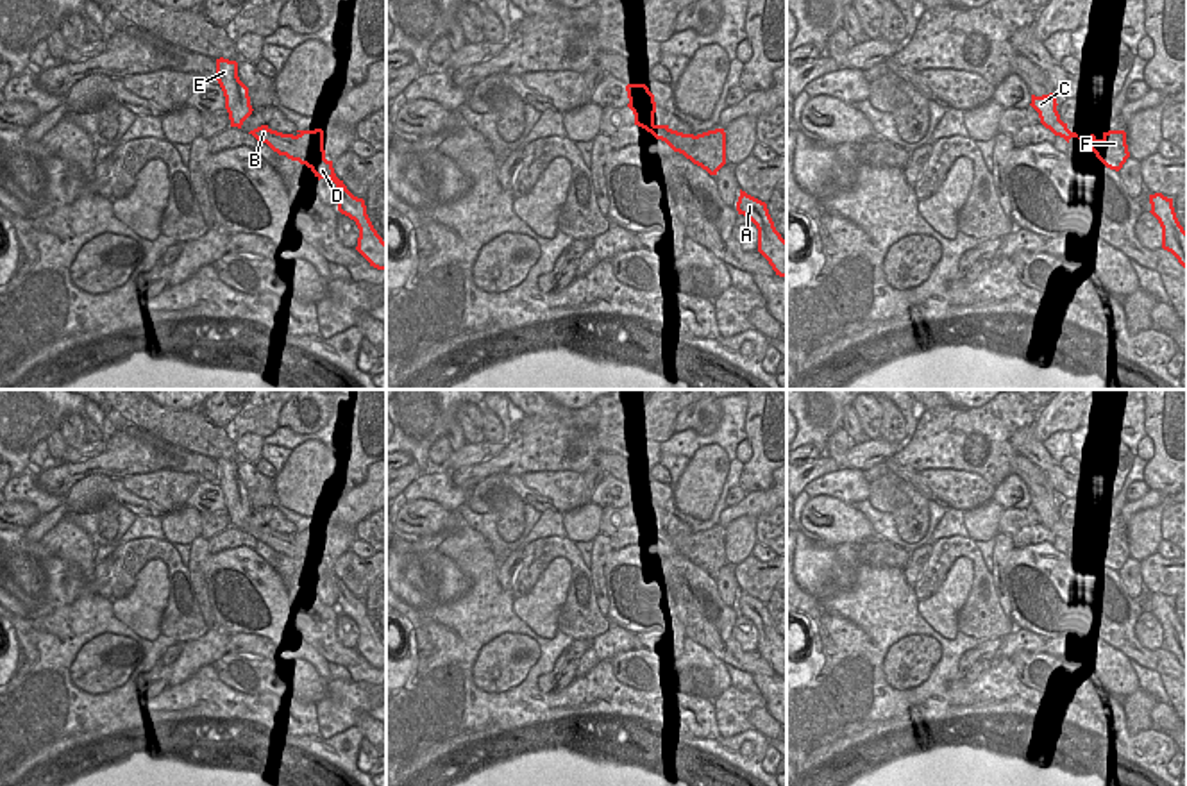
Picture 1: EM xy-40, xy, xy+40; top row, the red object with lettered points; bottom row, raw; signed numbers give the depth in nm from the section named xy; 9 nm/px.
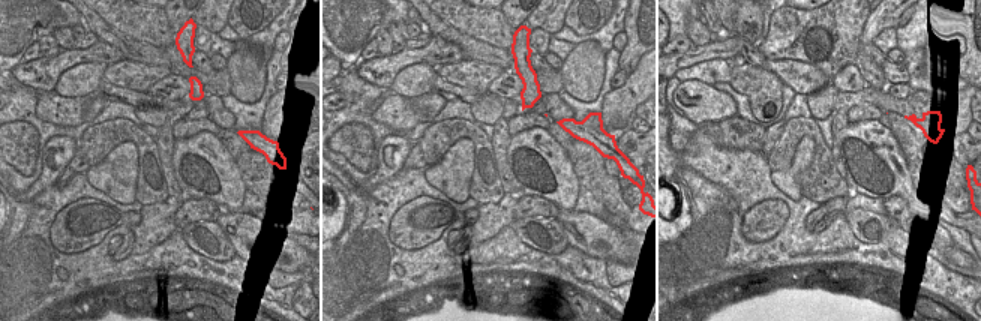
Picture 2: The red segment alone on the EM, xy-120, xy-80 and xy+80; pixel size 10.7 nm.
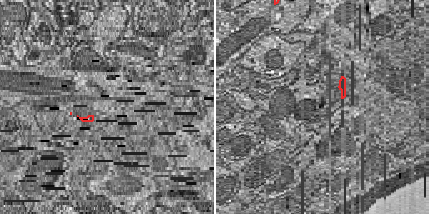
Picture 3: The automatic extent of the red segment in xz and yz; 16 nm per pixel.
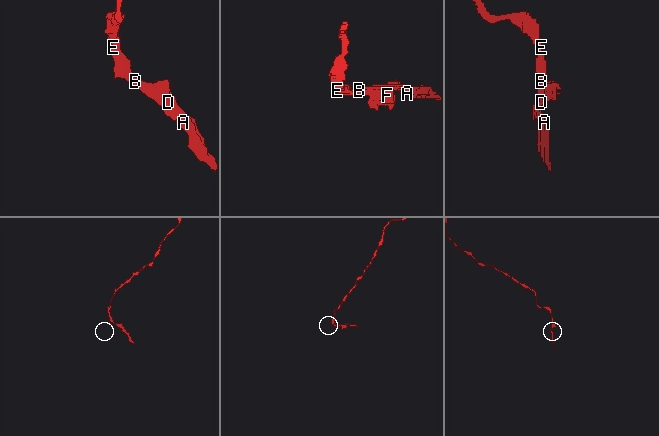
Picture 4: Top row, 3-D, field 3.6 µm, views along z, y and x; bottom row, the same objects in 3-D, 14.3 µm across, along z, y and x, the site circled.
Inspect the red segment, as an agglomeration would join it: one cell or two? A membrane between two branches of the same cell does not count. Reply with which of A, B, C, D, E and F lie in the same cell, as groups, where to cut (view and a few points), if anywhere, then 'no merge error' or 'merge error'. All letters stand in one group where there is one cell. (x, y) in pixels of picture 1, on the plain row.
A B C D E F; no cut; no merge error

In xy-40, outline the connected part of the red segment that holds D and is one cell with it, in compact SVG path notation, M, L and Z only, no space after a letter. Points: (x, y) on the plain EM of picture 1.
M261 525L248 534L266 543L279 556L306 564L315 577L331 579L338 588L338 611L356 622L359 629L356 650L377 670L386 670L386 643L374 629L363 598L354 597L343 581L334 573L333 561L325 559L324 531L297 531L299 534L282 534Z

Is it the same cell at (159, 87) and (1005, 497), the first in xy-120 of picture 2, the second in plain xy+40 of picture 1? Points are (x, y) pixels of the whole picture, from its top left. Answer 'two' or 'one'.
one

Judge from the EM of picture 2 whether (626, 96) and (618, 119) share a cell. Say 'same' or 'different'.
same

